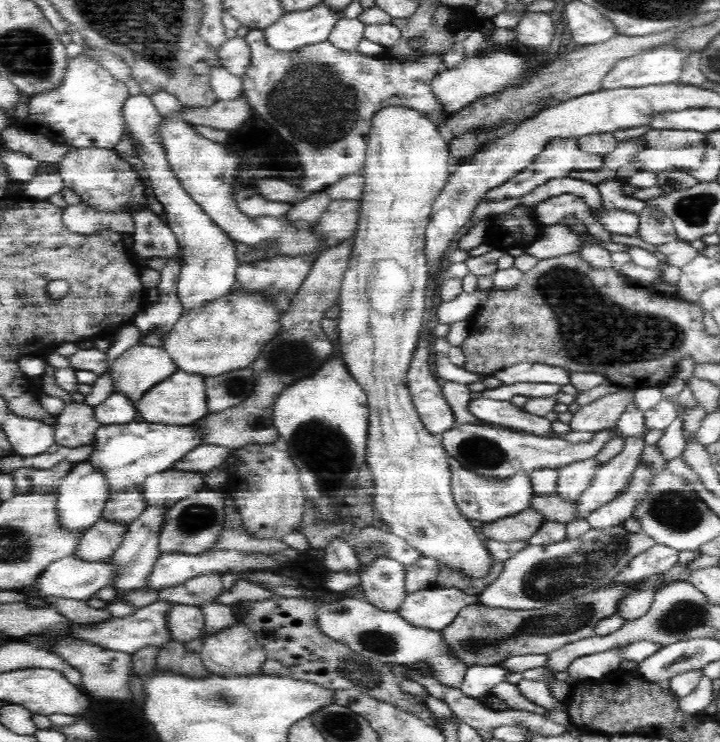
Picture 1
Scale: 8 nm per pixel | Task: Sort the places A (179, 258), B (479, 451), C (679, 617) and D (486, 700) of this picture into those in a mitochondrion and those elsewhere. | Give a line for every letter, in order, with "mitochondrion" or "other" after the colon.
A: other
B: mitochondrion
C: mitochondrion
D: other

